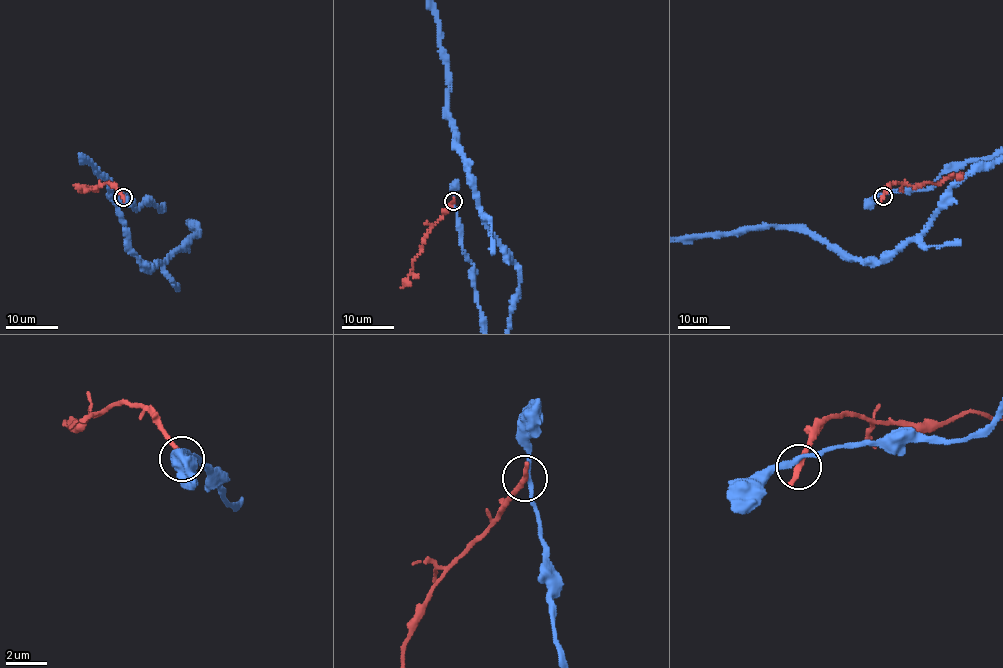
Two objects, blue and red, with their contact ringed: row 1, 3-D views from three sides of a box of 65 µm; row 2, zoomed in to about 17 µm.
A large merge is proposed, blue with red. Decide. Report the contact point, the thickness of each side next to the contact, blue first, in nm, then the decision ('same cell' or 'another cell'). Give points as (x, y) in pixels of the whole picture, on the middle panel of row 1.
place (453, 201); calibres 220 and 340 nm; another cell

